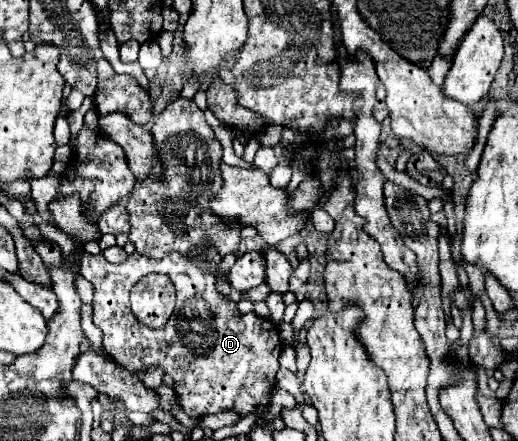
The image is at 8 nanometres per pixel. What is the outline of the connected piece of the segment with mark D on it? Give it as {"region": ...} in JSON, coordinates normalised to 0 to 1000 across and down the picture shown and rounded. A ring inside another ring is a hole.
{"region":[[[266,571],[251,576],[239,599],[216,599],[201,585],[201,576],[158,576],[154,590],[154,621],[181,644],[181,735],[201,757],[201,794],[208,807],[232,825],[236,834],[247,834],[251,844],[266,844],[282,825],[297,825],[313,834],[320,848],[336,857],[336,889],[355,925],[355,934],[371,948],[417,939],[425,930],[456,930],[467,943],[483,939],[490,925],[510,925],[517,916],[521,889],[533,880],[533,844],[537,844],[537,812],[544,798],[544,776],[537,766],[537,748],[517,721],[502,721],[494,712],[463,712],[456,689],[440,685],[417,662],[417,626],[405,621],[390,599],[371,599],[363,585],[355,585],[344,571],[328,571],[313,590],[286,590],[282,580],[270,580]],[[305,617],[320,621],[344,662],[340,703],[328,721],[328,730],[317,744],[286,744],[270,735],[270,726],[251,703],[251,658],[255,649],[282,621]]]}

